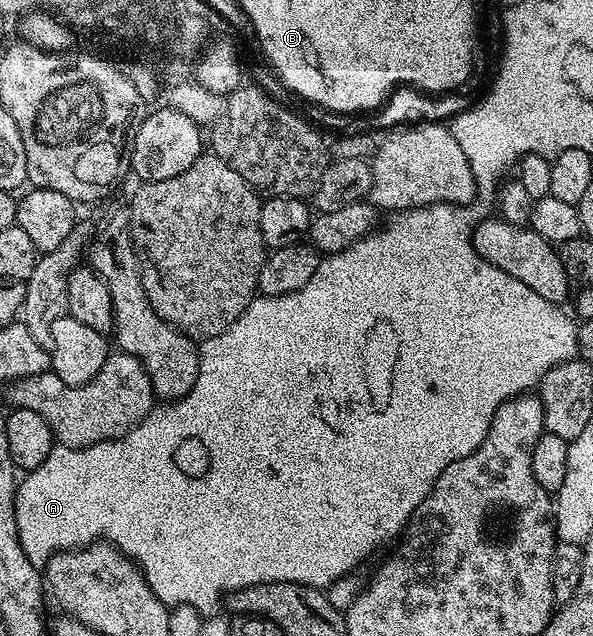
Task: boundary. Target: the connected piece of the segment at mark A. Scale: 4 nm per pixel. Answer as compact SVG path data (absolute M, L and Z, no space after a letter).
M445 203L443 205L423 205L417 209L405 209L389 216L392 218L385 223L384 230L382 230L382 225L379 231L369 233L361 241L353 243L349 249L343 249L341 253L327 254L321 260L318 271L314 271L314 279L310 279L310 283L306 283L306 287L302 287L290 295L278 295L277 297L257 295L253 297L252 302L246 307L246 311L242 311L242 315L238 315L238 319L234 319L234 323L230 323L230 327L226 327L226 331L222 331L222 335L214 335L208 342L199 346L200 370L198 371L198 379L194 379L194 387L190 387L187 397L182 397L180 400L171 403L157 404L148 412L146 419L142 419L142 423L138 423L138 427L131 429L126 436L121 437L118 441L103 441L85 449L71 449L59 443L53 444L50 455L46 455L46 463L42 463L42 467L25 472L22 480L16 486L18 535L22 549L26 551L29 559L34 563L40 563L45 560L46 556L63 553L77 547L87 547L103 539L107 544L115 545L127 557L135 560L146 579L146 583L154 591L154 595L158 595L158 599L162 599L164 605L169 607L189 605L197 609L202 615L208 615L208 613L214 612L219 605L221 608L227 594L236 589L245 589L258 583L293 581L299 585L315 585L317 587L333 585L340 577L349 576L353 571L356 571L352 569L358 568L360 561L366 560L379 545L384 545L387 541L392 540L395 542L403 534L405 525L412 518L412 512L422 503L422 499L426 499L426 495L430 495L438 475L442 475L442 471L446 471L446 467L450 467L450 463L473 453L482 443L482 439L486 439L486 431L494 419L494 411L498 411L498 407L512 397L519 397L521 393L535 390L539 386L540 380L546 375L546 371L550 371L550 367L554 367L563 361L571 361L577 356L577 322L571 316L568 318L560 305L542 299L542 295L534 295L534 291L530 291L530 287L526 287L526 283L518 283L518 279L514 279L514 275L494 267L478 255L478 251L472 246L472 230L474 228L472 211L468 207Z

